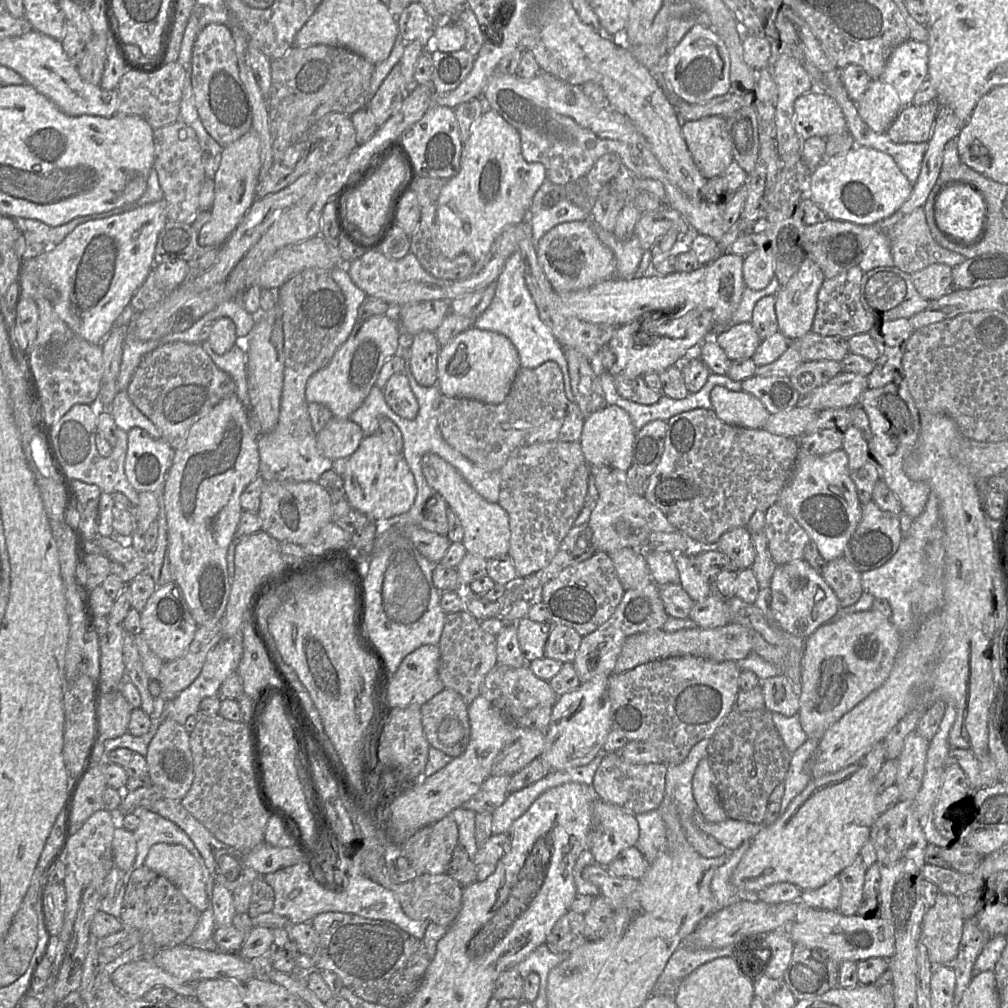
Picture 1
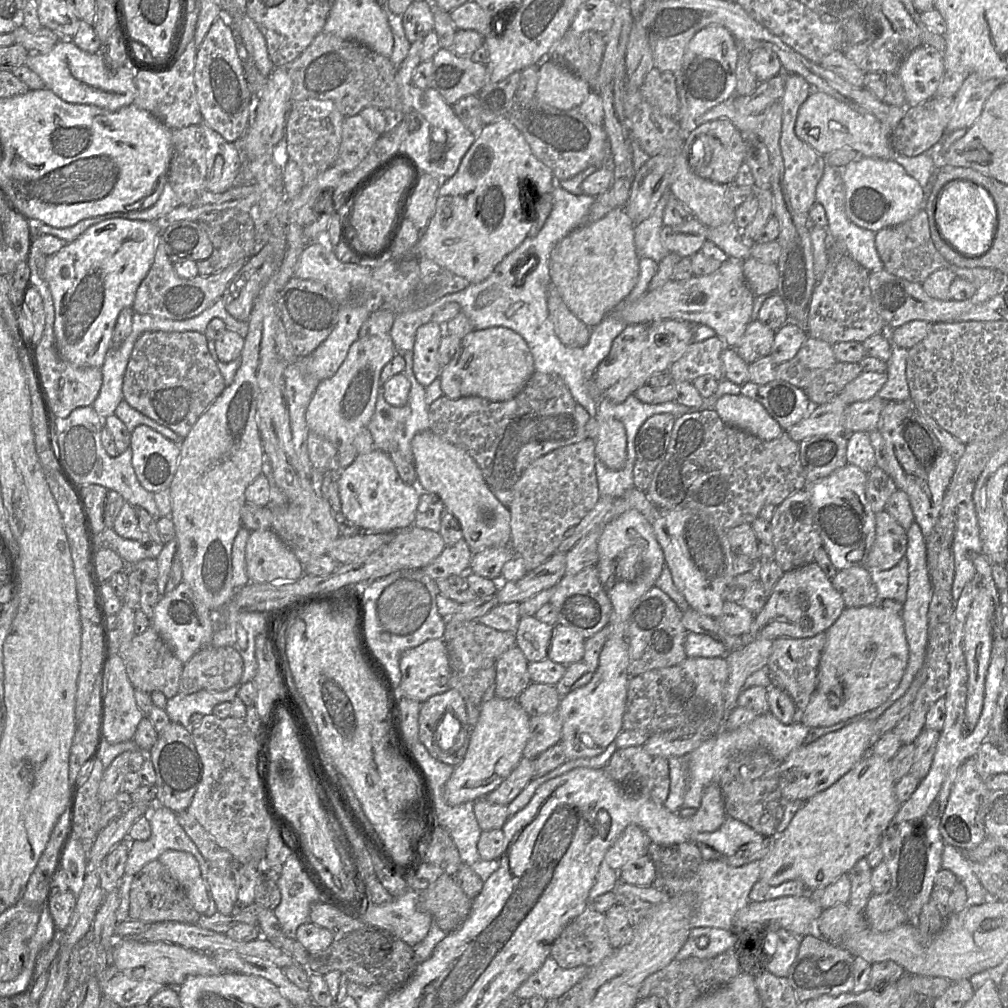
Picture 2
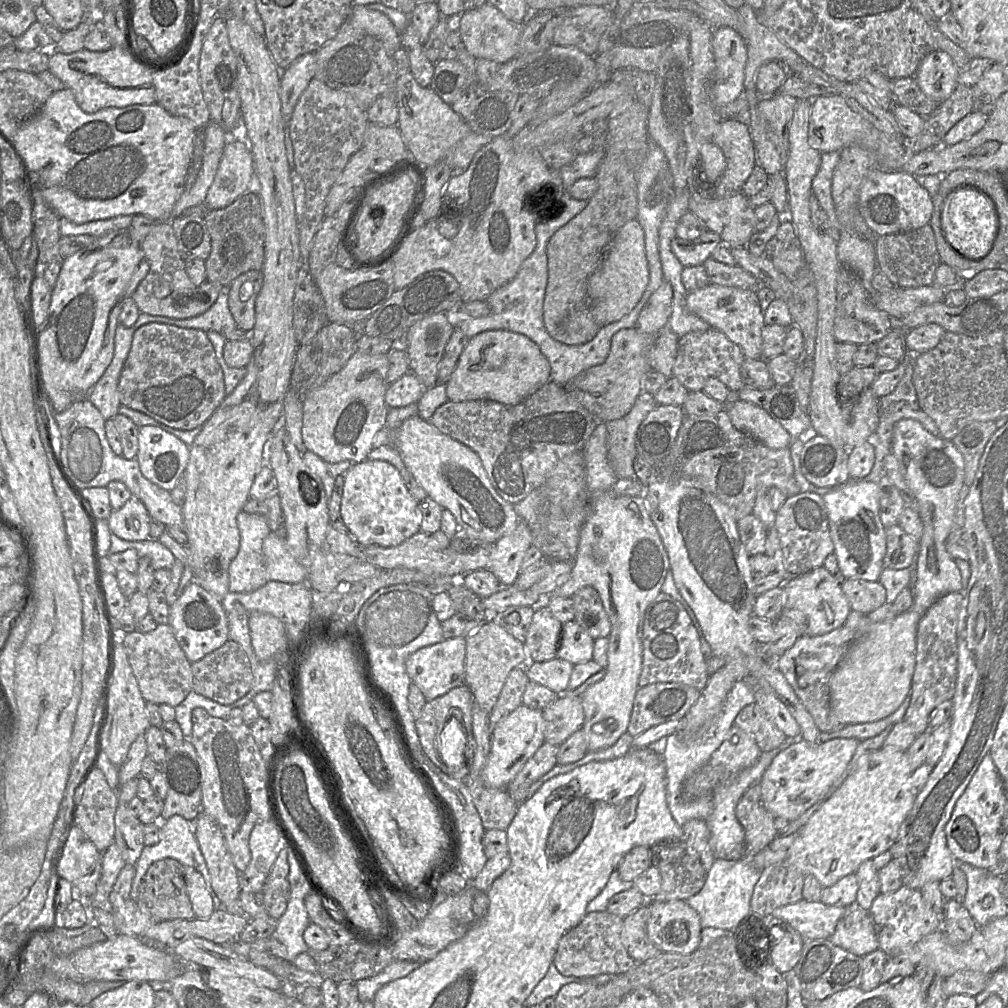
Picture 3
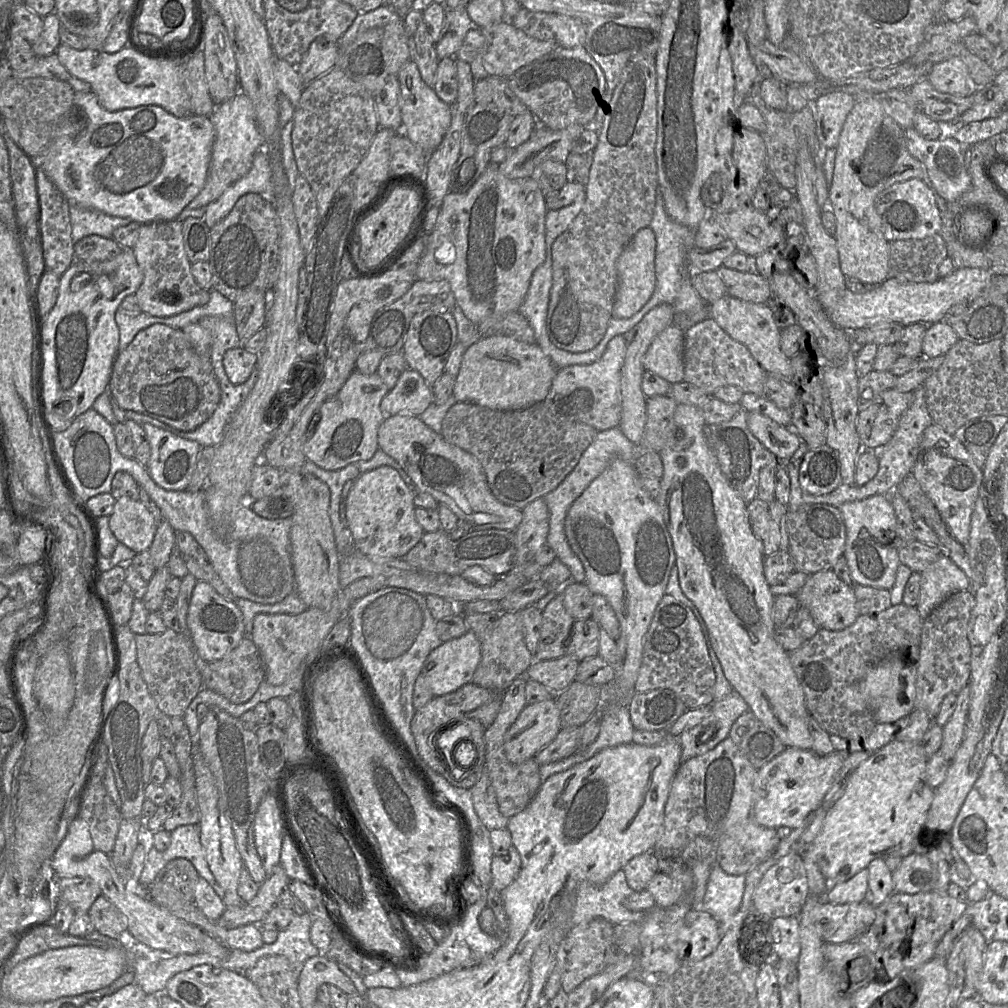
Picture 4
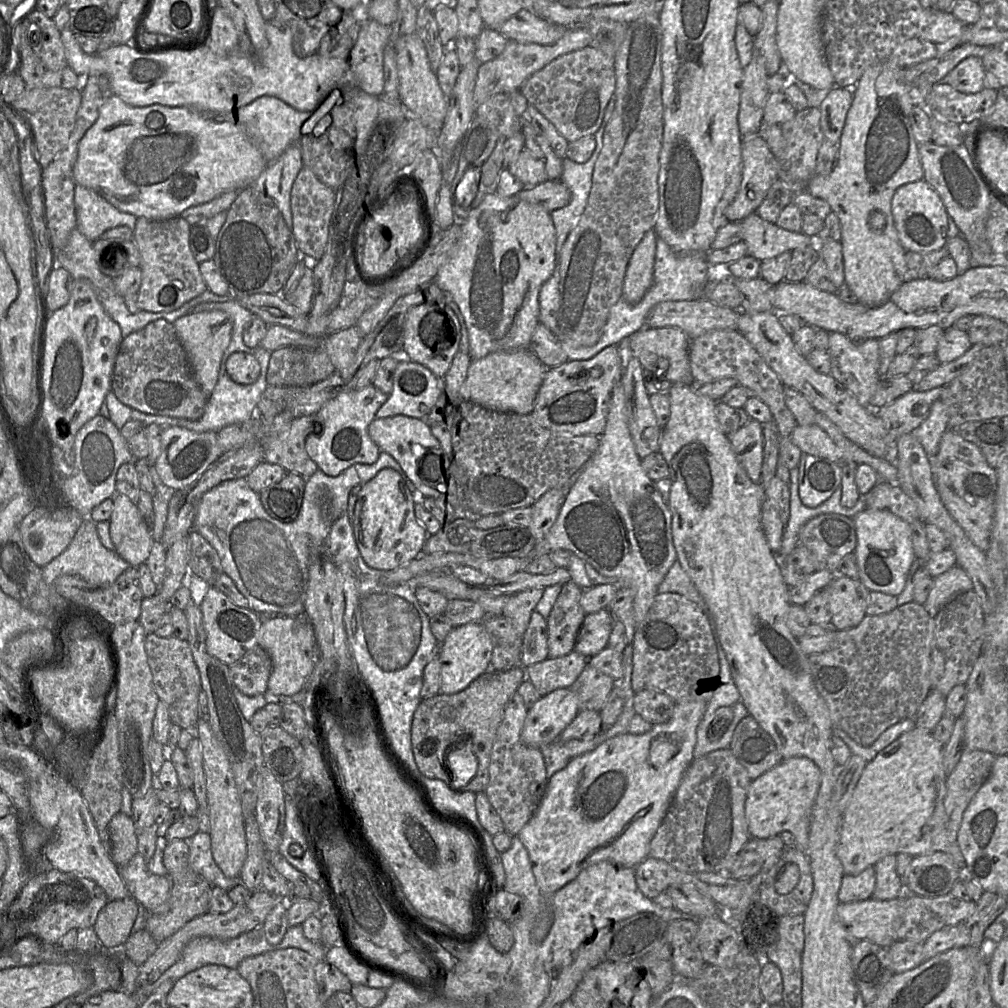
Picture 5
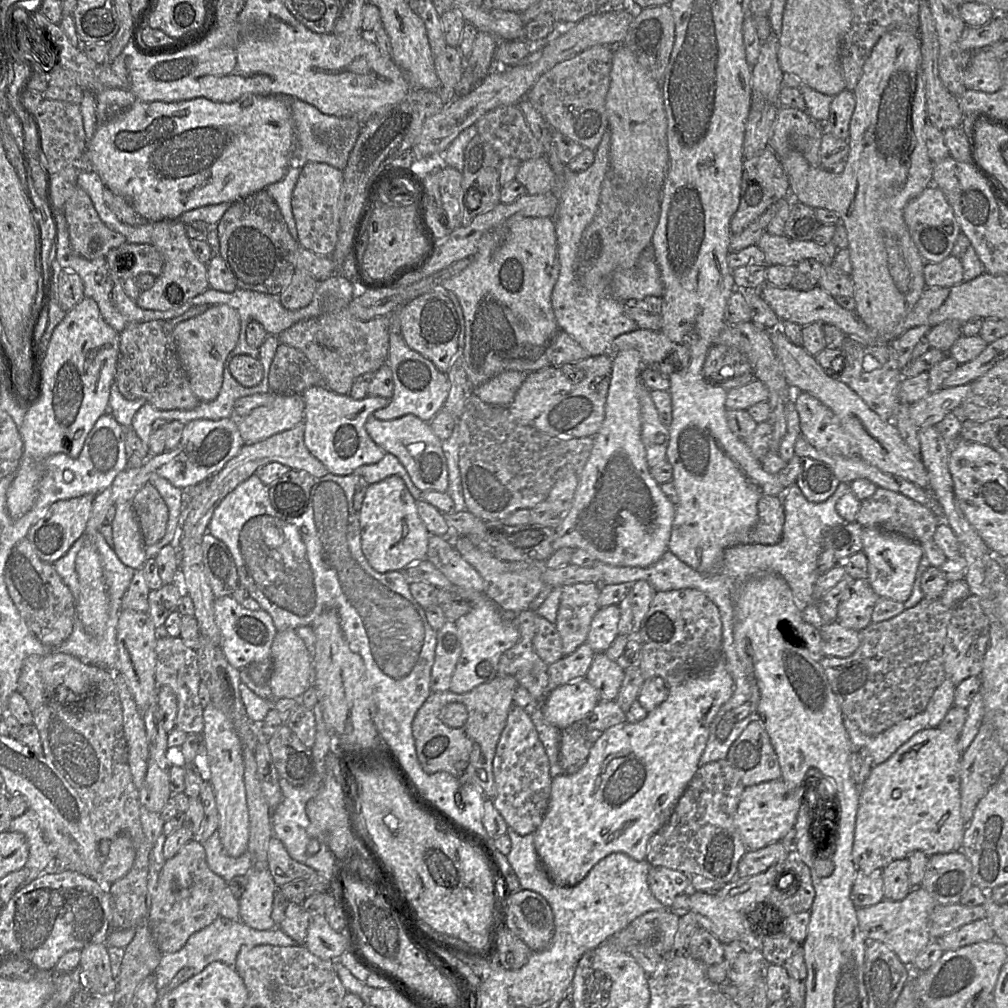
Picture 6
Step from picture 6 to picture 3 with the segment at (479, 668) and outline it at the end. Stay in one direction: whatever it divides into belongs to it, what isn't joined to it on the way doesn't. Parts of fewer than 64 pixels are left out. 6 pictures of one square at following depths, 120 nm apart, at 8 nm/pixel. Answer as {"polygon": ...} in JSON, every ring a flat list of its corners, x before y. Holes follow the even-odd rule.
{"polygon":[[466,637,443,639,441,642,420,648,406,660,406,671,419,687,427,701,444,695,465,684]]}

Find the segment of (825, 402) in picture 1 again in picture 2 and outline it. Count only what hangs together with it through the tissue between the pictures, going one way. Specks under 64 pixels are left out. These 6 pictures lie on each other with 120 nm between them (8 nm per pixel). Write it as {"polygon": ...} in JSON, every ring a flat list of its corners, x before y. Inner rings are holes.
{"polygon":[[862,372,838,394,846,404,868,401,875,397,887,381,886,372]]}

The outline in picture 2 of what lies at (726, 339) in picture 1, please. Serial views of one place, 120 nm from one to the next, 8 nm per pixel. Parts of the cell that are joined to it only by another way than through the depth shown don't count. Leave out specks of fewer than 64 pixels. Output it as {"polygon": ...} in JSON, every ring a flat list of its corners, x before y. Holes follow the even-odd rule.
{"polygon":[[758,320,750,321,740,343,734,348,748,364,770,354,775,331]]}

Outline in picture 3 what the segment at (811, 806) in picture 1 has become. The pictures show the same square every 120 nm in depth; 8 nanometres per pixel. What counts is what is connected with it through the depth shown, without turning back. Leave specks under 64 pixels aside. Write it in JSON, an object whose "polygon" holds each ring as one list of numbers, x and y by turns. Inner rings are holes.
{"polygon":[[880,748,862,756,856,770,820,805,799,831,788,850,785,862,797,867,804,875,813,875,824,887,831,887,846,875,854,874,866,860,888,851,895,843,901,824,913,807,916,794,909,786,912,769,906,751]]}

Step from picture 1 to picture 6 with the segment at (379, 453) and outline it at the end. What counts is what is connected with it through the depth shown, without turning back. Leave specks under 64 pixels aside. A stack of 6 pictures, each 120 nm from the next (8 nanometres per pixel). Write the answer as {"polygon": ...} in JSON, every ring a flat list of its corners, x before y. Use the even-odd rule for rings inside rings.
{"polygon":[[399,476,369,484,359,511,359,525,362,552,379,573,402,571,426,558,430,533,419,517,416,501]]}

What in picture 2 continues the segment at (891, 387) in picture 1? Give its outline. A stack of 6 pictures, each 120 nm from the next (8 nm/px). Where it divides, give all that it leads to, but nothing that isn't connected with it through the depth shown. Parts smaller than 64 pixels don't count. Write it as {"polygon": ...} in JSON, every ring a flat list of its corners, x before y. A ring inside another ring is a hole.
{"polygon":[[889,401,881,411,878,430,886,446,889,476,897,489,907,494,915,522,925,540,933,532,938,520,942,500,957,463,921,421,910,401]]}

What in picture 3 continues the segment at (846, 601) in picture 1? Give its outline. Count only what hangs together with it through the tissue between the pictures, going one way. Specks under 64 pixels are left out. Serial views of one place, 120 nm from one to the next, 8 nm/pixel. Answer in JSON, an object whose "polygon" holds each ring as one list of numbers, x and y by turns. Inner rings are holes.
{"polygon":[[845,579,840,586,852,611,867,615,886,603,886,590,879,581]]}

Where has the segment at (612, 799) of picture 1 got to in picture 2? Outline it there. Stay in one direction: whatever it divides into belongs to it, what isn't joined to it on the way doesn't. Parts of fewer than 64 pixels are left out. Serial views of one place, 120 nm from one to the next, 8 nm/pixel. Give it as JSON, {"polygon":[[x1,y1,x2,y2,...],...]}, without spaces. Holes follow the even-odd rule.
{"polygon":[[643,746,617,749,602,768,614,781,663,804,669,794,668,760,648,754]]}

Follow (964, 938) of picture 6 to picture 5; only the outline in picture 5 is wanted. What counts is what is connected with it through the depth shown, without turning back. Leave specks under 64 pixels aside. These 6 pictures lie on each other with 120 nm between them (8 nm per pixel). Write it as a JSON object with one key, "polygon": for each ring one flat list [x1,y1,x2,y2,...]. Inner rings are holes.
{"polygon":[[965,923,947,927,931,934,923,941,924,961,952,948,970,944,970,927]]}

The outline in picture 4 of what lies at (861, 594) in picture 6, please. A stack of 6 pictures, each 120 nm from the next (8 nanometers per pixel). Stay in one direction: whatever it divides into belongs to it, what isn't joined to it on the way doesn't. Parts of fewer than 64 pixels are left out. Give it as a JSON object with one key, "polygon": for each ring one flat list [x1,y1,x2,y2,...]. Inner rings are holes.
{"polygon":[[823,570,809,575,804,586,795,595,800,606,806,607,820,629,840,631,852,625,859,617,853,585,847,585,833,570]]}

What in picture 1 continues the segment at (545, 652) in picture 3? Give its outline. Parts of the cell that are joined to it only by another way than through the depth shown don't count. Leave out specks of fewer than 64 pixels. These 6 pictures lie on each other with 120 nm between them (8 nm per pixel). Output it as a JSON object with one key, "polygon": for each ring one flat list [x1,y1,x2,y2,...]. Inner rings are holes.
{"polygon":[[525,617,516,623,517,638,527,664,545,657,545,645,553,624,535,622]]}

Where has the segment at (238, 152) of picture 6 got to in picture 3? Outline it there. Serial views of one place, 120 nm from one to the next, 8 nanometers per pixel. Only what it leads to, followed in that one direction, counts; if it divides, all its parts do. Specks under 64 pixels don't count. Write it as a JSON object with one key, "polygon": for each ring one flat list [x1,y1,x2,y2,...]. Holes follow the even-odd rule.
{"polygon":[[64,89,53,92,39,112,18,129,13,138,12,146,25,167,33,203,34,197,40,196,61,218,65,218,75,224,123,215,140,215,157,221,171,221,172,209,185,190,187,174,194,159,197,132,198,128,190,119,172,115,157,103,149,105,137,104,124,108,103,108,95,113,86,113,78,106,72,90]]}

